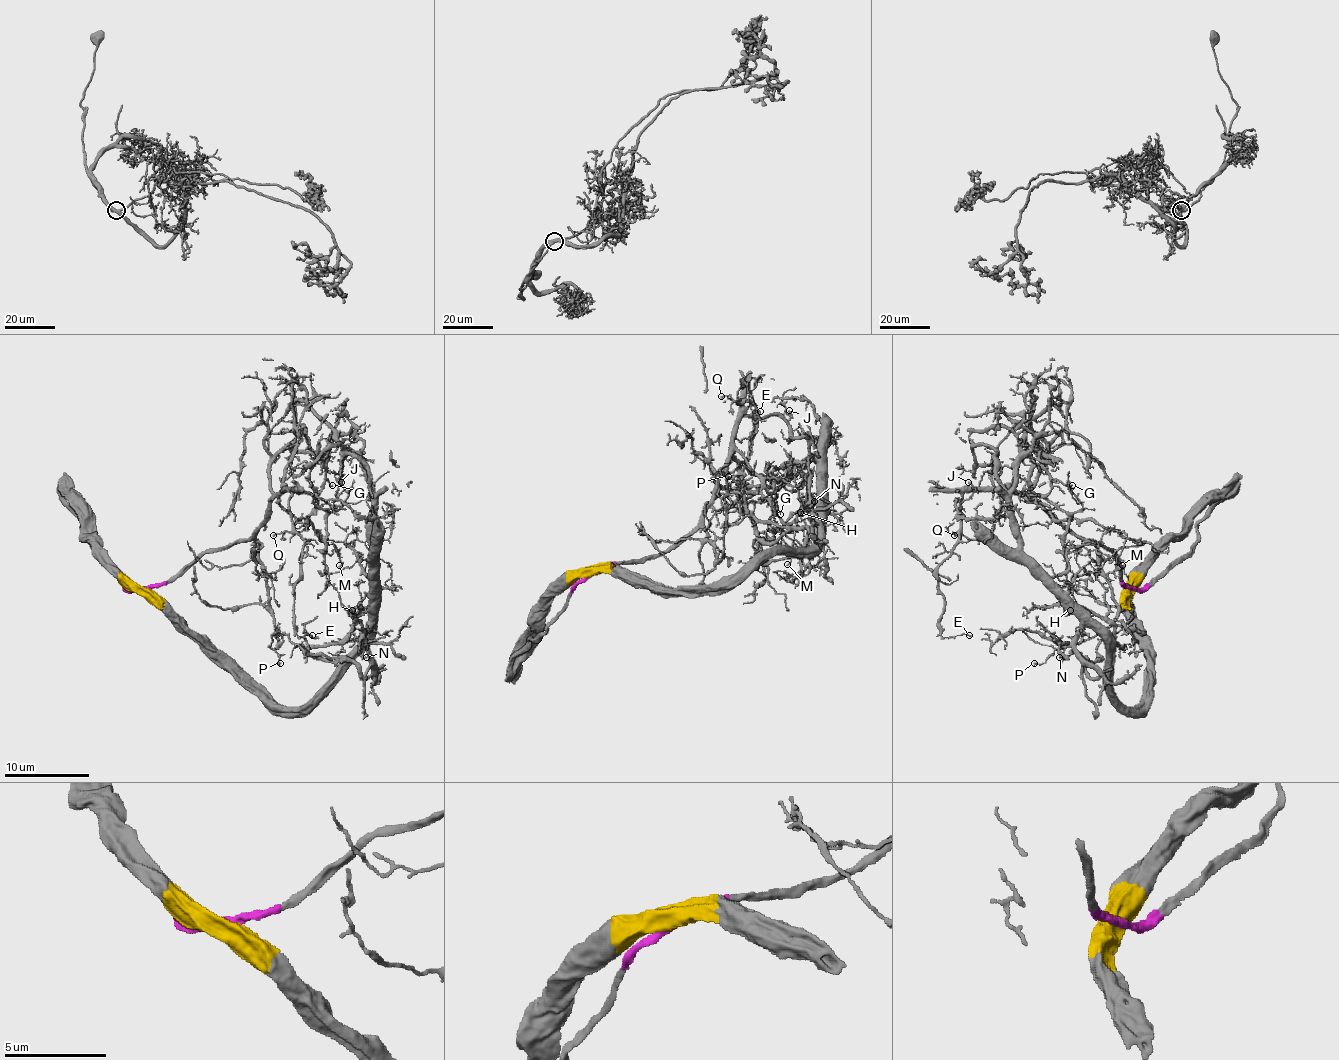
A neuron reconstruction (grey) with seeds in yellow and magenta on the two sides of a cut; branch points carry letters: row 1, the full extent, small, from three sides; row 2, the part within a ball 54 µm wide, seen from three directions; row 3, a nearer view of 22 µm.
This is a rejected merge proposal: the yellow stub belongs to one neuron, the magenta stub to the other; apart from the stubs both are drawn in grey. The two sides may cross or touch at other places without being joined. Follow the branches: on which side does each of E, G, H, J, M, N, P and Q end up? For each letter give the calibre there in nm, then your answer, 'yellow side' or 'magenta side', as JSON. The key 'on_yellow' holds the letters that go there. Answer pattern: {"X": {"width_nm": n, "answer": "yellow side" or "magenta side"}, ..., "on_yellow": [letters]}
{"E": {"width_nm": 120, "answer": "magenta side"}, "G": {"width_nm": 100, "answer": "magenta side"}, "H": {"width_nm": 100, "answer": "yellow side"}, "J": {"width_nm": 110, "answer": "yellow side"}, "M": {"width_nm": 110, "answer": "magenta side"}, "N": {"width_nm": 140, "answer": "yellow side"}, "P": {"width_nm": 120, "answer": "magenta side"}, "Q": {"width_nm": 130, "answer": "magenta side"}, "on_yellow": ["H", "J", "N"]}

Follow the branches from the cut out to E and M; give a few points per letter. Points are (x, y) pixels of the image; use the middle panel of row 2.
E: (590, 573), (673, 549), (698, 524), (721, 473), (736, 403), (751, 401), (749, 380), (742, 380), (759, 412)
M: (590, 573), (673, 549), (698, 524), (734, 452), (774, 507), (787, 564)

